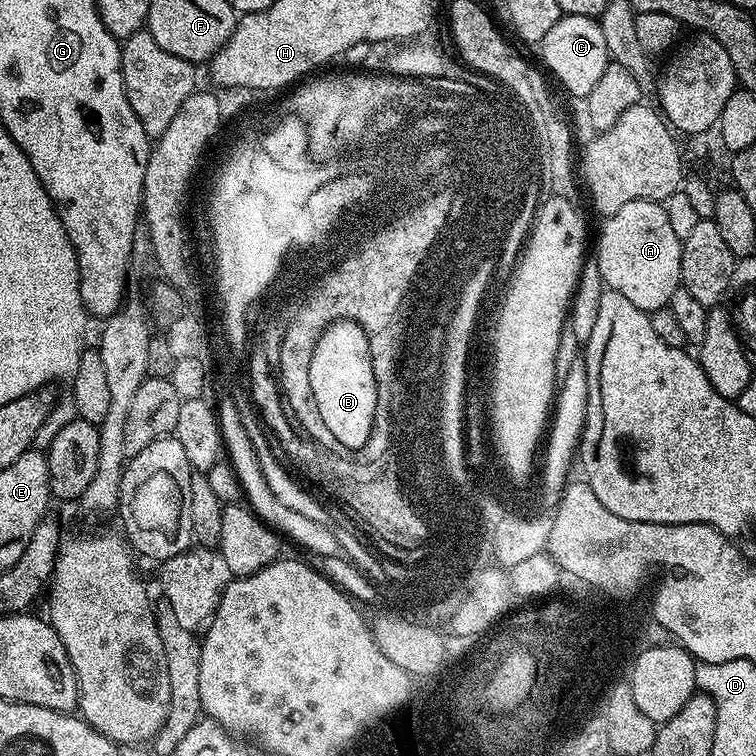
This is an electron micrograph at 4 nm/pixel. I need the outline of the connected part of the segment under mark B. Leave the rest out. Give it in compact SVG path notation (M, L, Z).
M341 319L334 321L317 340L314 354L310 361L310 390L314 390L314 399L318 404L318 411L327 429L334 434L334 438L345 450L363 449L371 438L371 428L374 426L376 379L372 355L368 351L368 336L362 325L355 320Z

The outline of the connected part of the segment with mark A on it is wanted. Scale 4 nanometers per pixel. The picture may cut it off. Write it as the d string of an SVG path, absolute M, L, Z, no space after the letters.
M635 200L626 202L622 210L607 217L603 221L604 229L600 232L600 245L594 249L594 255L600 267L603 287L610 292L625 296L629 302L634 302L638 310L649 314L660 308L669 307L672 303L674 290L681 287L680 283L680 245L682 241L666 219L663 203L654 200Z

